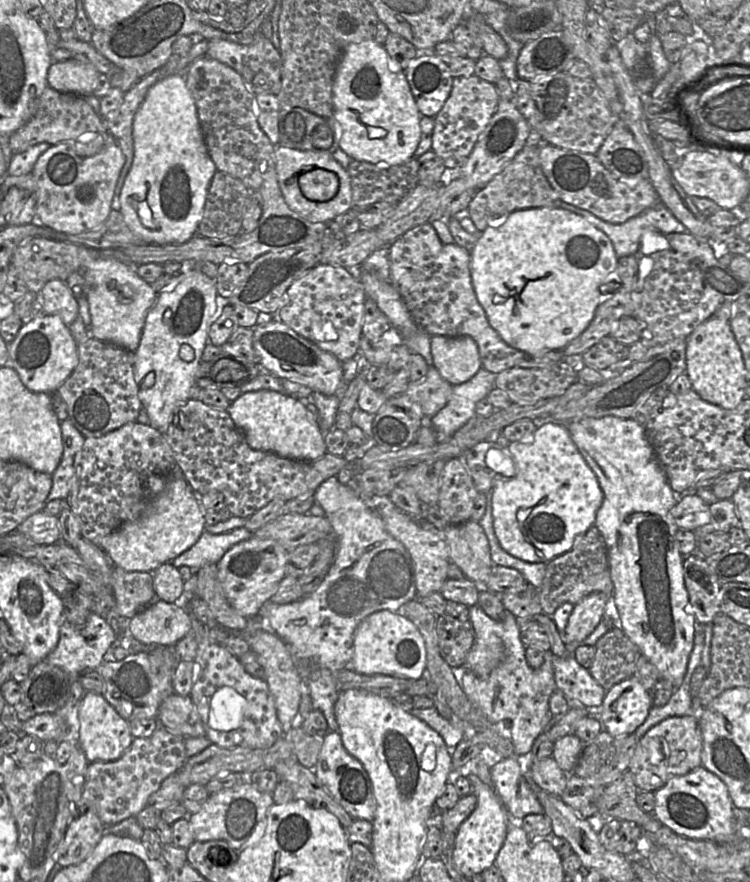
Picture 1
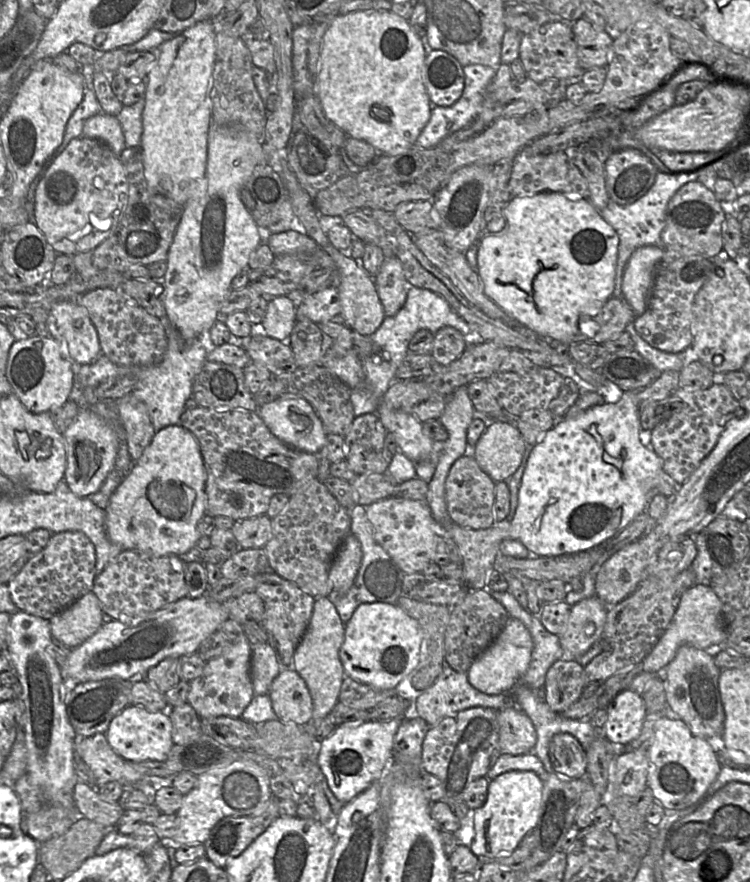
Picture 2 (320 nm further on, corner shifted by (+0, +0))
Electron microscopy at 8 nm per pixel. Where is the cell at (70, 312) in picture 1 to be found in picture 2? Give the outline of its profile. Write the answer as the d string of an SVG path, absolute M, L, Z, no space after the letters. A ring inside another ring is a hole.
M77 300L54 304L45 324L50 336L63 345L70 361L90 364L102 354L97 330L86 308Z

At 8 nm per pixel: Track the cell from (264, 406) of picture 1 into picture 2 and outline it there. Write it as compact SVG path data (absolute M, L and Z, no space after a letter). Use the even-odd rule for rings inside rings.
M284 395L257 408L256 412L271 433L284 444L310 454L318 453L326 444L322 422L311 404L301 396Z

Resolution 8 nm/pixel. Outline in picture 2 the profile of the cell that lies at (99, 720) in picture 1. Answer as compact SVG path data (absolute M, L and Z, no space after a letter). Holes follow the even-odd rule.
M128 705L109 724L105 733L112 749L131 762L164 761L174 747L168 711L150 712L143 706Z

